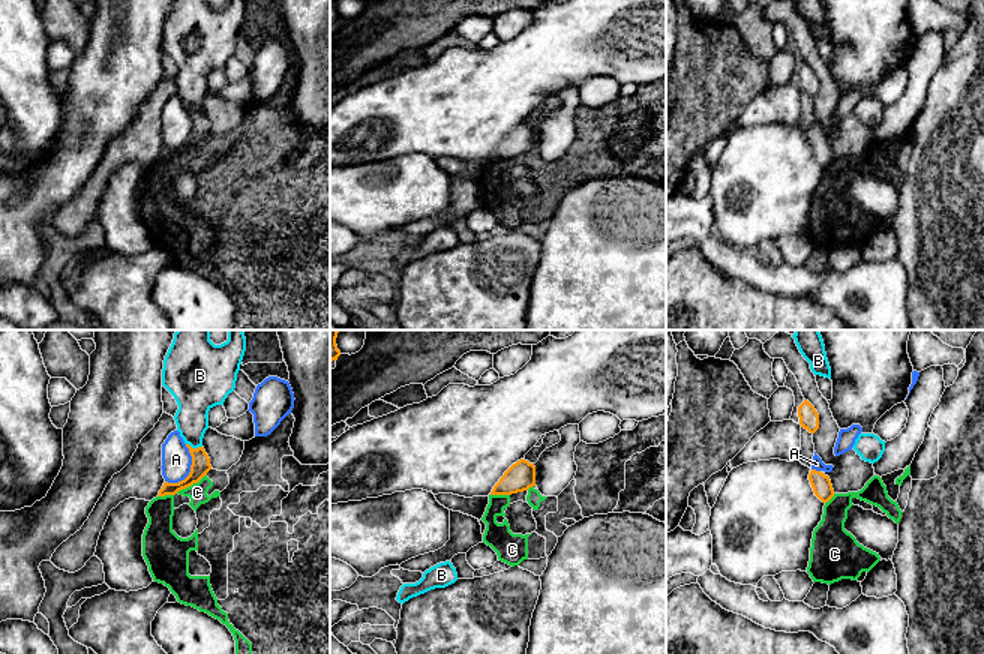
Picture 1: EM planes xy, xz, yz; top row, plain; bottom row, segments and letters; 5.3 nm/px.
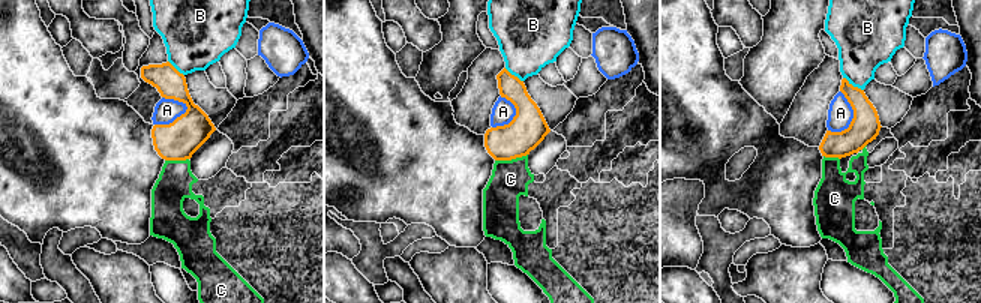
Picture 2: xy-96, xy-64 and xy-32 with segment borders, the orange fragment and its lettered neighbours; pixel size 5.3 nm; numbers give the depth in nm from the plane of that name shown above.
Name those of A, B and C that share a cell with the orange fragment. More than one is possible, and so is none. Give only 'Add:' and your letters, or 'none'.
Add: none

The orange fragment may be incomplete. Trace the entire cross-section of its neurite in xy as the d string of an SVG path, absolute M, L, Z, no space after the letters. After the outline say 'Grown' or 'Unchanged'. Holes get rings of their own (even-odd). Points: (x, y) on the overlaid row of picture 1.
M186 444L186 447L189 448L189 453L192 456L189 476L178 483L165 482L158 496L176 495L178 490L198 483L212 470L210 458L206 453L204 447L192 448L189 444Z. Unchanged

